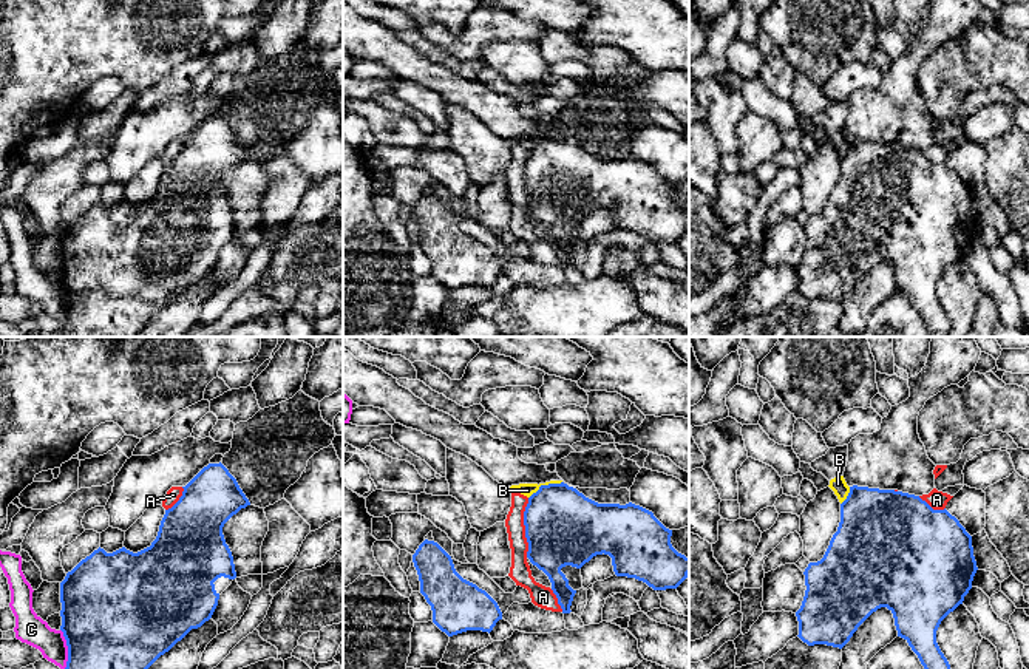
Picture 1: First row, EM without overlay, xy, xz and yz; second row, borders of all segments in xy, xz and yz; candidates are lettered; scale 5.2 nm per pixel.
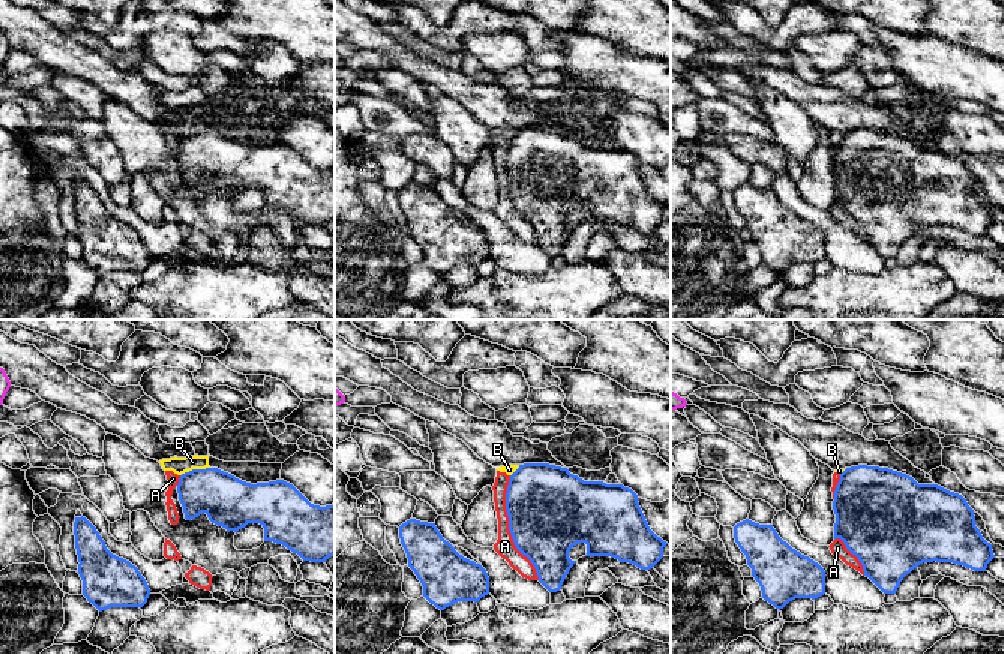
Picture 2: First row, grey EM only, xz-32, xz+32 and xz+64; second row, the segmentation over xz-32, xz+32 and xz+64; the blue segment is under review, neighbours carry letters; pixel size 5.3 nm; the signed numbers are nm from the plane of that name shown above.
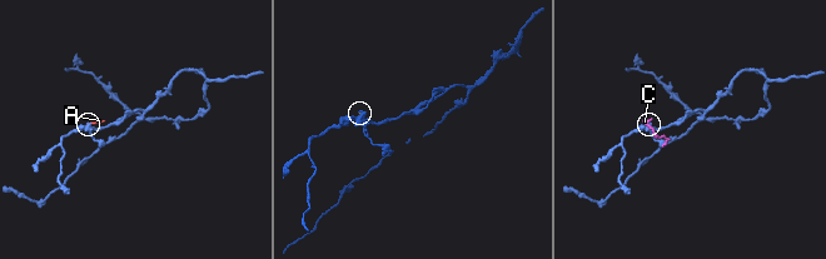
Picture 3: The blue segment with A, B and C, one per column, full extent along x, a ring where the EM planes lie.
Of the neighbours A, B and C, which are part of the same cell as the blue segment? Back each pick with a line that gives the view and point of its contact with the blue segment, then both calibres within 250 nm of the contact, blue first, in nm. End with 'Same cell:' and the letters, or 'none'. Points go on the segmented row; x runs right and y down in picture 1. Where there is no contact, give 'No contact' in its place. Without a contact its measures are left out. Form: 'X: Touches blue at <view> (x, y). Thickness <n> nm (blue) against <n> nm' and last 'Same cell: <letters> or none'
Same cell: none

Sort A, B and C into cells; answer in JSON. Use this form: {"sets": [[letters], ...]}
{"sets": [["A", "B"], ["C"]]}

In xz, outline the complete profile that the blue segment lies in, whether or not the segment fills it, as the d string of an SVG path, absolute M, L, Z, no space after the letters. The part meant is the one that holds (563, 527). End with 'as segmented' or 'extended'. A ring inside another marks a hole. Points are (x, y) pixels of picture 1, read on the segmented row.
M564 482L541 485L528 498L524 525L528 542L527 558L548 576L562 613L572 612L576 590L569 586L561 569L565 565L581 569L596 555L604 553L612 558L616 576L635 578L654 590L677 589L689 575L689 558L671 544L672 530L666 528L652 511L632 502L598 504Z | as segmented

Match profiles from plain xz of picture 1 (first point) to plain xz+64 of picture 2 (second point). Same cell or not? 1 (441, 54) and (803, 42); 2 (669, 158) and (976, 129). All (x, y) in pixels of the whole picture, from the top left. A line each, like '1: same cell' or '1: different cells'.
1: different cells
2: same cell

